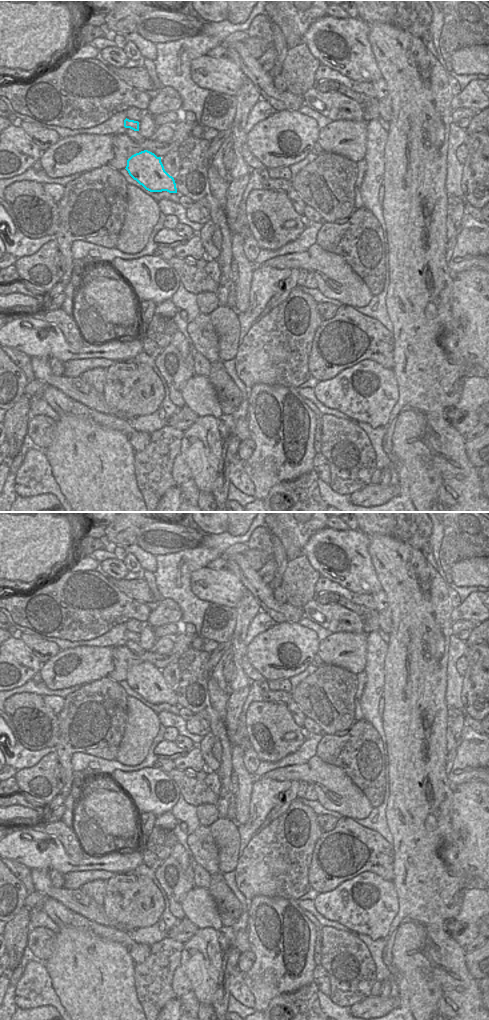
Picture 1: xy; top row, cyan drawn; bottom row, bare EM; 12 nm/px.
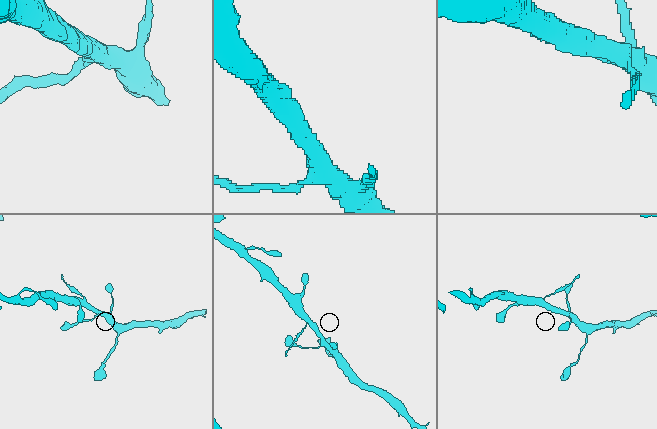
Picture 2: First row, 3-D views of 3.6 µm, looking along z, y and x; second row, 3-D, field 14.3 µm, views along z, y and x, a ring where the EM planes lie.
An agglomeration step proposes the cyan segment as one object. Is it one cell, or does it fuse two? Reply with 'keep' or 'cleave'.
cleave

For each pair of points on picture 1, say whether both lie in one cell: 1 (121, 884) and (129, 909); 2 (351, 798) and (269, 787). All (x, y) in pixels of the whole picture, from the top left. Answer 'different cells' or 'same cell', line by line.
1: same cell
2: different cells

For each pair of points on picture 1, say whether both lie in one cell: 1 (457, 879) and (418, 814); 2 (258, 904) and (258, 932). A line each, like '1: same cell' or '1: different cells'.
1: same cell
2: same cell

